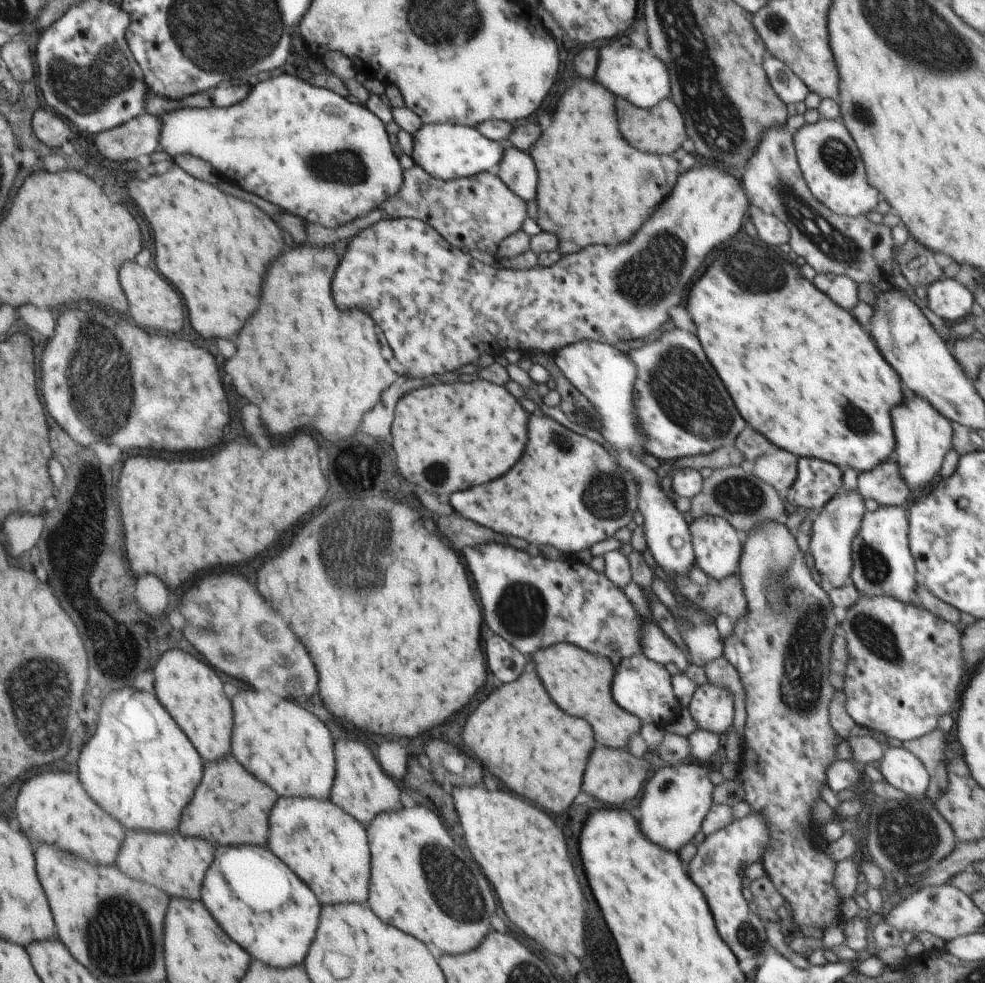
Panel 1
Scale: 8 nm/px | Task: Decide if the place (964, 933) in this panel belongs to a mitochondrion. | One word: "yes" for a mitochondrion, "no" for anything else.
no

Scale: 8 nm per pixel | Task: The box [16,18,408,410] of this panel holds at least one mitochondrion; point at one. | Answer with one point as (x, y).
(81, 90)

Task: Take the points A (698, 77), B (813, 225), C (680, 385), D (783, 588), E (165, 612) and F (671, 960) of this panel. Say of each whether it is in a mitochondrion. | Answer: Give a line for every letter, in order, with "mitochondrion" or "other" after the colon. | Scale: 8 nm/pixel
A: mitochondrion
B: mitochondrion
C: mitochondrion
D: mitochondrion
E: other
F: other

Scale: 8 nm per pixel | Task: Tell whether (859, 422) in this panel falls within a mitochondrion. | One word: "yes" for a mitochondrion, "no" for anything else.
yes

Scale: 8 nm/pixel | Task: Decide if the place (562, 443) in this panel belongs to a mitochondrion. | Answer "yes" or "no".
yes

